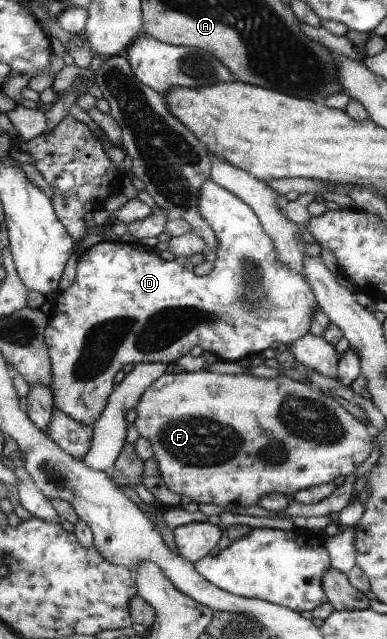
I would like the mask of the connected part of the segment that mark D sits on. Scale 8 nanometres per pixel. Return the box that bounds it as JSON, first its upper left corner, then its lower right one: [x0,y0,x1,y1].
[45,179,319,426]

